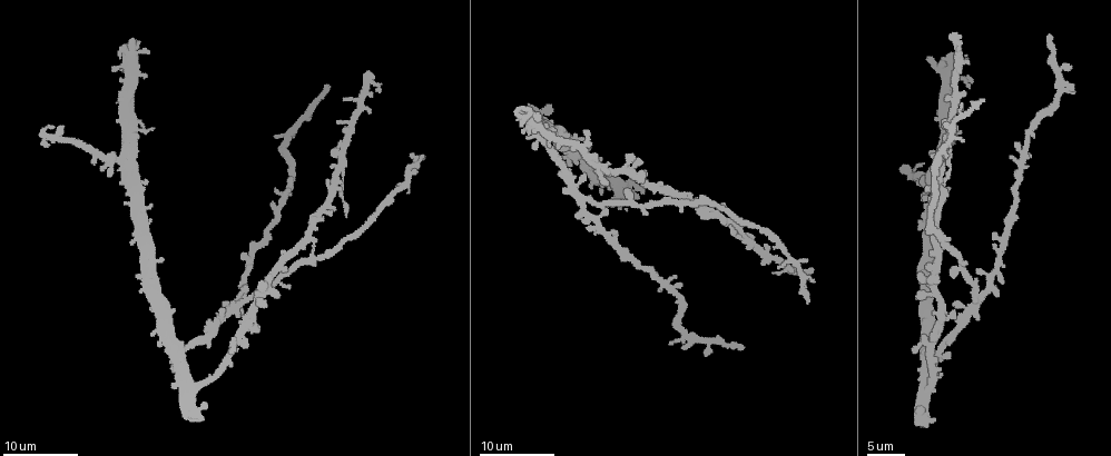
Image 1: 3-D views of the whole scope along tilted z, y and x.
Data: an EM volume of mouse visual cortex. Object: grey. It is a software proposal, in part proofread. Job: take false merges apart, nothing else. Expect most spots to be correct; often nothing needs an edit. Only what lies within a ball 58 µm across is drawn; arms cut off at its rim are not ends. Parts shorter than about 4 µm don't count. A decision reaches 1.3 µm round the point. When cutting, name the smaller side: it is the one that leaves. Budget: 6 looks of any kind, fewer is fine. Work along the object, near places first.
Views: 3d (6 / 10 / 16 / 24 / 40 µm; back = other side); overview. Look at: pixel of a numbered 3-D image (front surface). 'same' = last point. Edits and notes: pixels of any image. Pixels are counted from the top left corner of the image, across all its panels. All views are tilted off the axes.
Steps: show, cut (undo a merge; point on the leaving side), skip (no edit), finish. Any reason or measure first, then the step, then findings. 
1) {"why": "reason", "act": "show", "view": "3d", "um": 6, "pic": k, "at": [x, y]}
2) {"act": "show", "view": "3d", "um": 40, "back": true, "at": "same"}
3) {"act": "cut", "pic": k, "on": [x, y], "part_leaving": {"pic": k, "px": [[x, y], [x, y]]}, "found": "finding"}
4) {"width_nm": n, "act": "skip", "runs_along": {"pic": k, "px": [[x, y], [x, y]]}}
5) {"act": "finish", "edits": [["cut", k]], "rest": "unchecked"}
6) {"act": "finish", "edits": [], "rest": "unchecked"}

{"why": "two arms in line, one across", "act": "show", "view": "3d", "um": 16, "pic": 1, "at": [746, 244]}

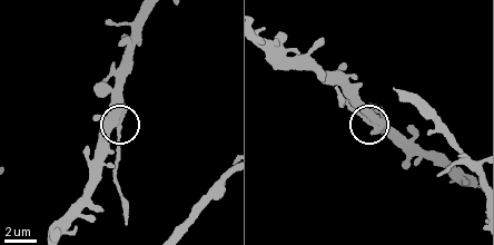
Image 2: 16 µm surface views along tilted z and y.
{"act": "show", "view": "3d", "um": 10, "pic": 2, "at": [367, 121]}

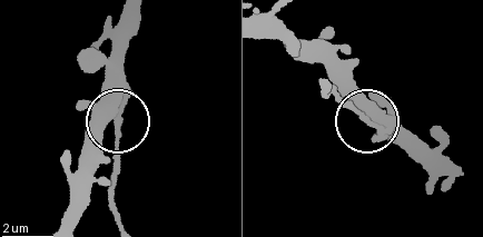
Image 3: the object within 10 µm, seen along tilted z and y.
{"side_arm_um": 7, "arms": 3, "act": "cut", "pic": 3, "on": [119, 131], "found": "a second neuron is stuck on"}

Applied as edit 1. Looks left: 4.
{"act": "show", "view": "overview"}

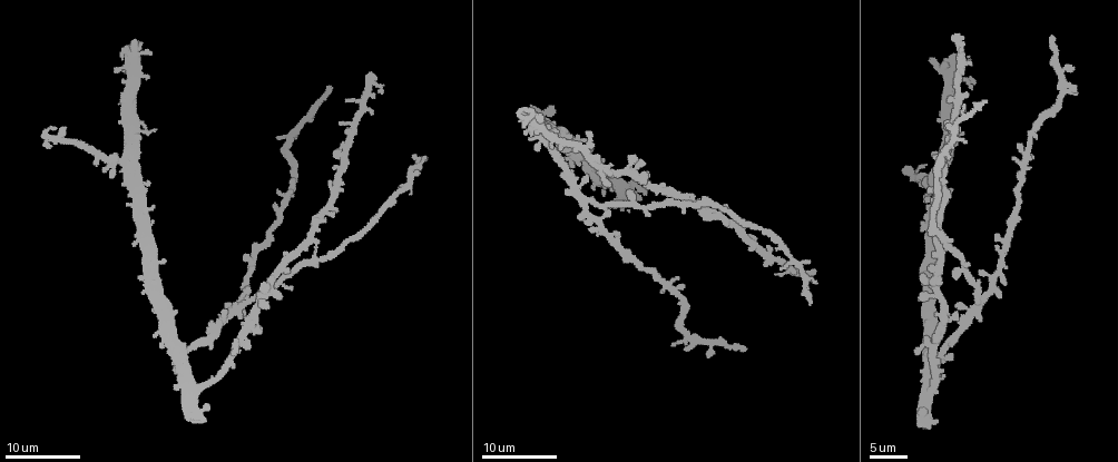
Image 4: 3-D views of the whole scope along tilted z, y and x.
{"why": "looks like a crossing", "act": "show", "view": "3d", "um": 24, "pic": 4, "at": [313, 255]}

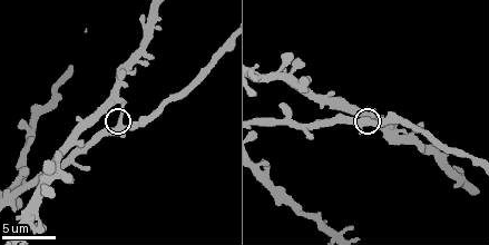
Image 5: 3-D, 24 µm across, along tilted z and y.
{"why": "closer look", "act": "show", "view": "3d", "um": 10, "pic": 5, "at": [117, 121]}

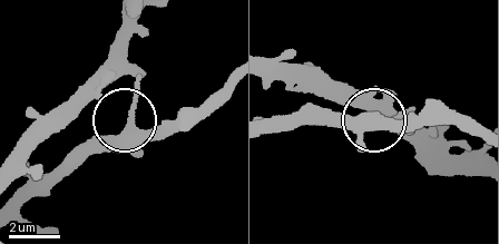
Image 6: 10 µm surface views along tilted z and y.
{"why": "other side", "act": "show", "view": "3d", "um": 10, "back": true, "pic": 6, "at": [132, 123]}

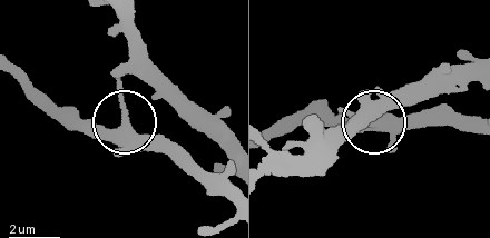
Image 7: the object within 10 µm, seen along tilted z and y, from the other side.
{"act": "skip", "runs_along": {"pic": 7, "px": [[228, 198], [206, 190], [124, 124], [105, 130], [61, 126]]}, "found": "continuous, no second neuron"}

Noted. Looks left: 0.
{"act": "finish", "edits": [["cut", 3]], "rest": "unchecked"}

